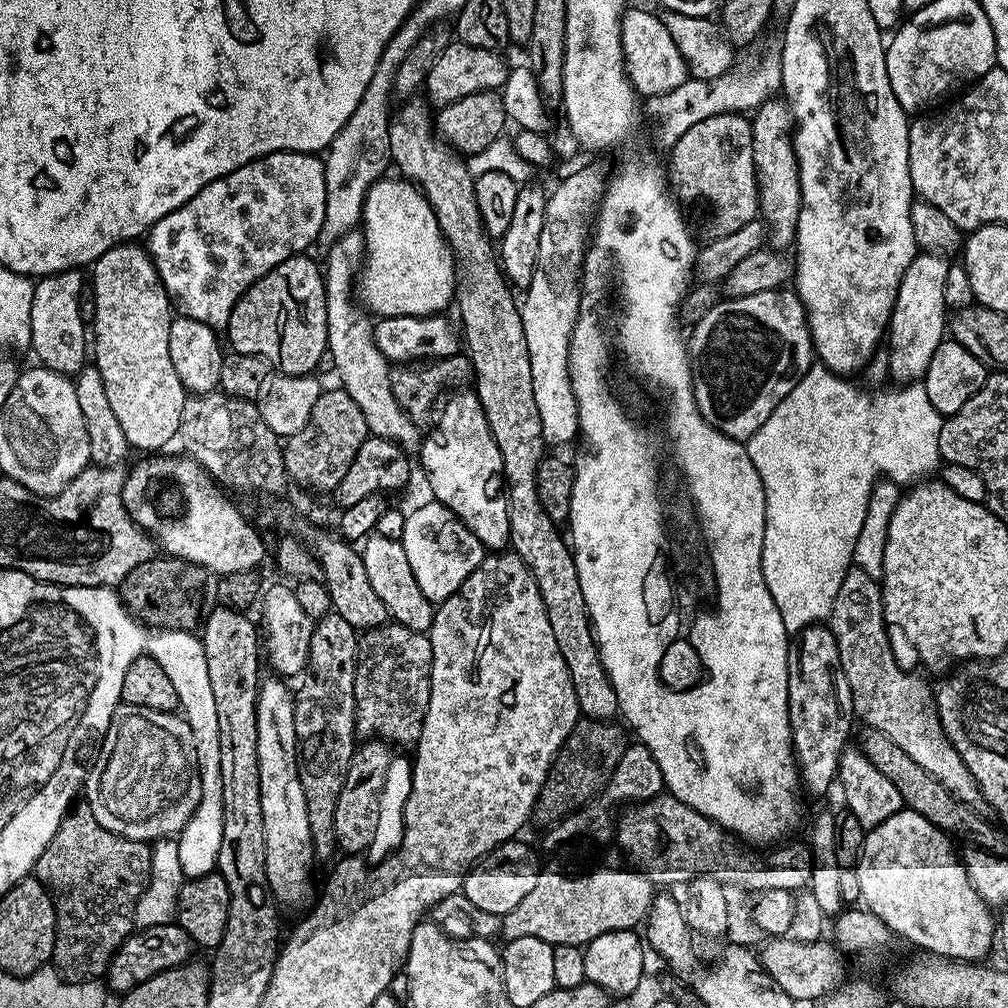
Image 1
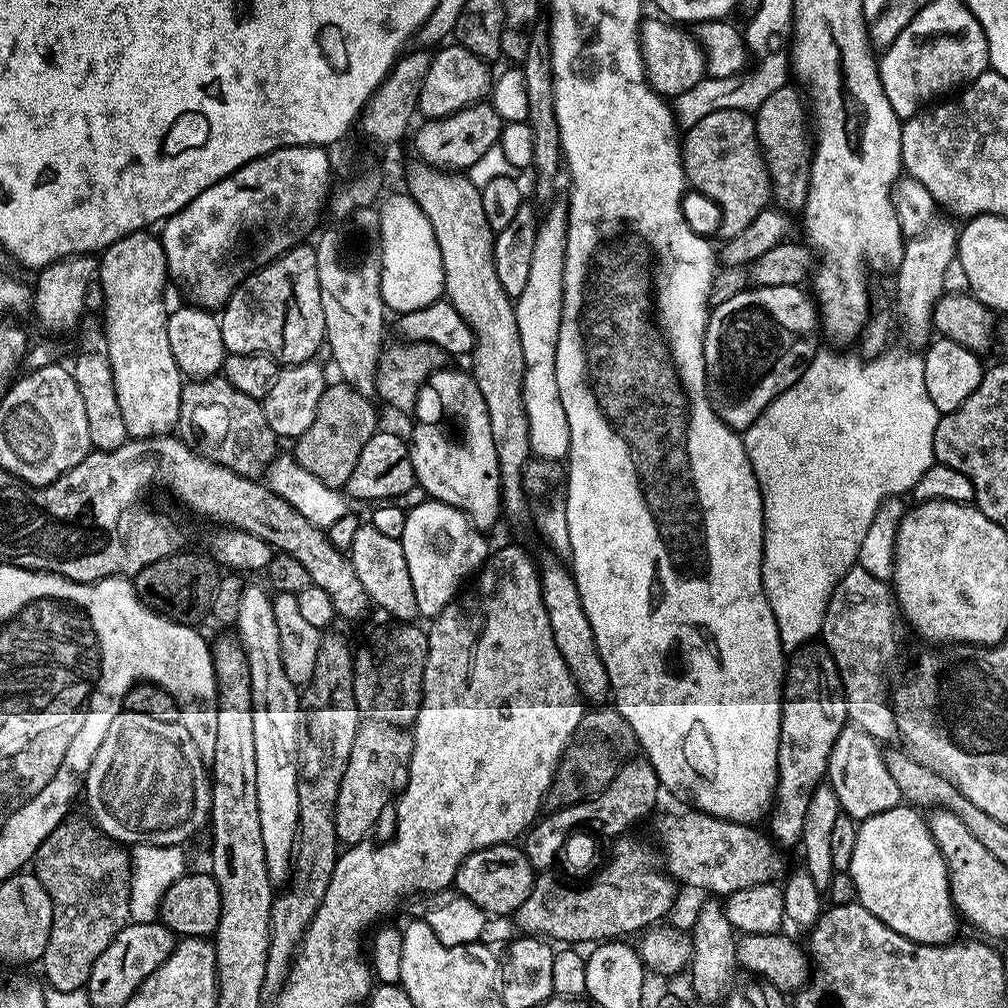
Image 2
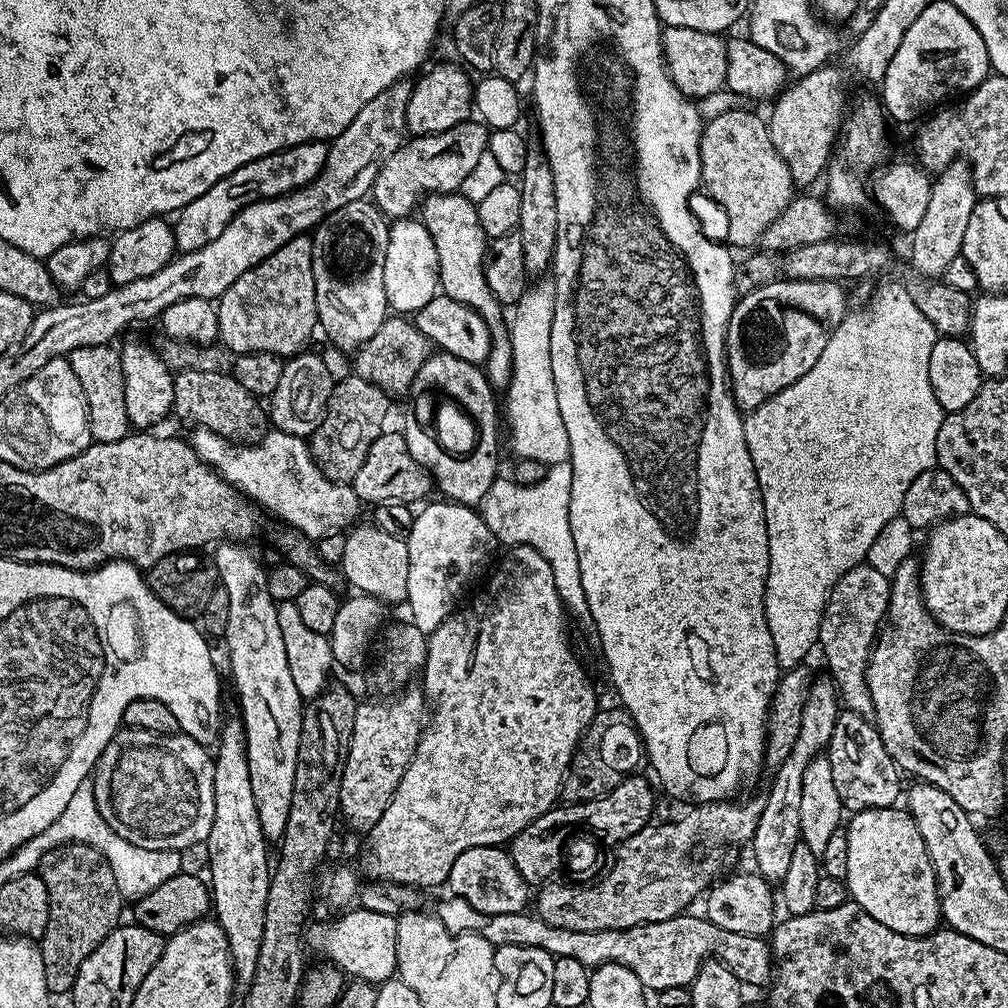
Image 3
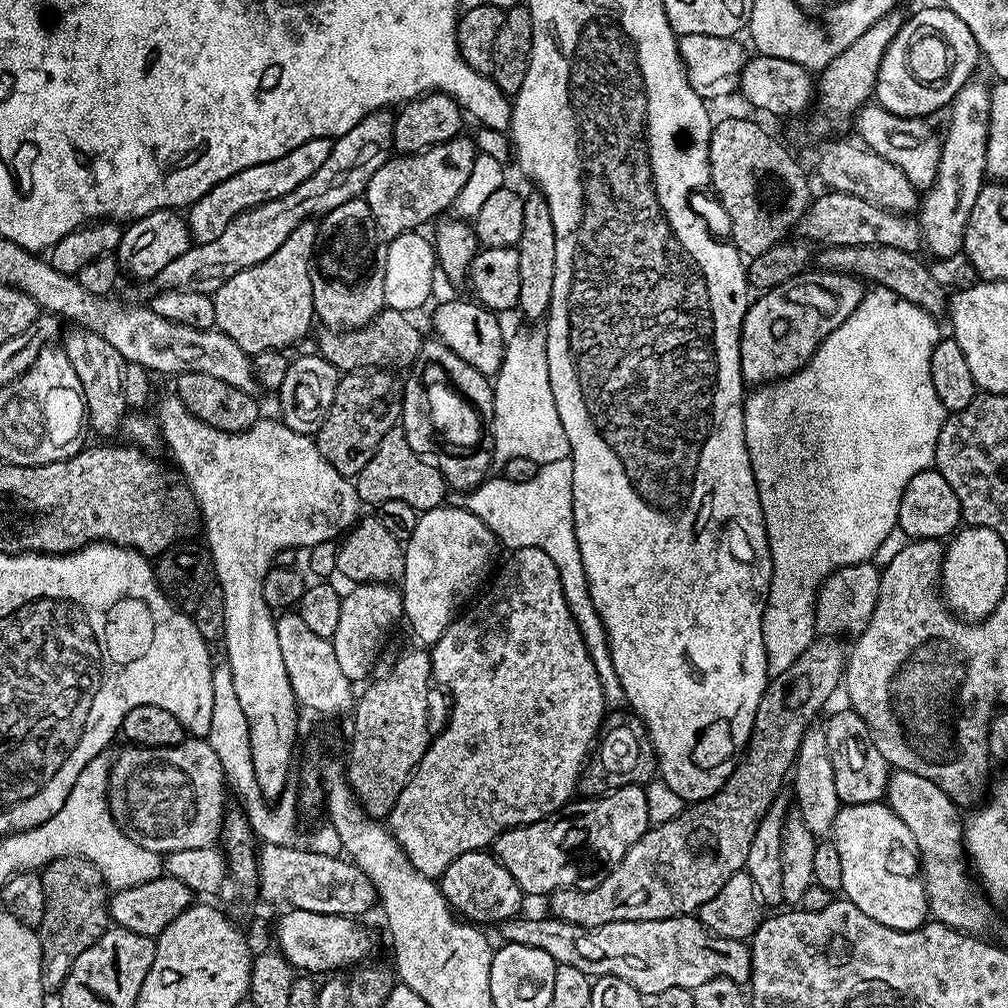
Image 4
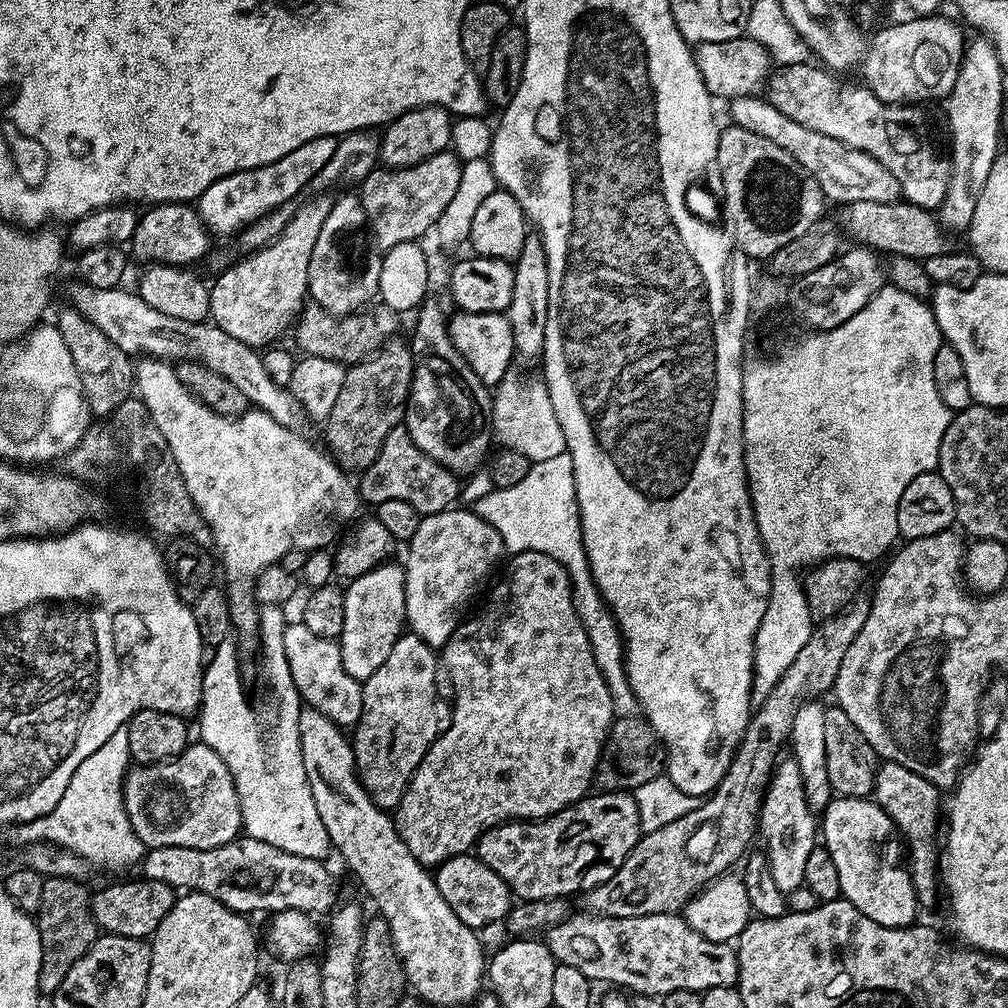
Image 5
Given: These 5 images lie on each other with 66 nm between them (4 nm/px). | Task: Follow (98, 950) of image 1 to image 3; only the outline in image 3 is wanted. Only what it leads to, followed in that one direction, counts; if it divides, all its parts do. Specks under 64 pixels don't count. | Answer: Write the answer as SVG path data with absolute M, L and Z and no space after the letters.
M53 850L40 861L38 875L48 895L48 921L38 943L49 993L71 993L82 962L121 923L122 897L111 878L92 880L88 868L72 868L68 850Z

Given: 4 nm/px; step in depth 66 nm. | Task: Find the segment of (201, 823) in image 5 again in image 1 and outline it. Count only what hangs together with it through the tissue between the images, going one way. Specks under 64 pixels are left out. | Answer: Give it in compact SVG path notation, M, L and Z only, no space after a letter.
M121 702L101 740L104 741L100 744L100 753L92 768L90 764L87 769L82 785L83 795L88 795L91 819L116 836L131 840L155 842L175 837L186 826L190 814L194 814L200 797L196 743L187 720L176 712L159 712L146 706L130 706Z

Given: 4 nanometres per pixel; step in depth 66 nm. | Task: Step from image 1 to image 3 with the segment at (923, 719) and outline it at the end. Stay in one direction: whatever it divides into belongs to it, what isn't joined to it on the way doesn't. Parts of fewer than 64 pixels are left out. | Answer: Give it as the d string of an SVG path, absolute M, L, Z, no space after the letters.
M867 562L859 564L854 566L854 570L846 570L846 574L839 576L820 613L818 648L824 651L824 660L828 663L827 675L836 685L843 707L859 716L873 715L866 670L872 647L888 615L891 589L889 577L878 574L878 570L871 568Z

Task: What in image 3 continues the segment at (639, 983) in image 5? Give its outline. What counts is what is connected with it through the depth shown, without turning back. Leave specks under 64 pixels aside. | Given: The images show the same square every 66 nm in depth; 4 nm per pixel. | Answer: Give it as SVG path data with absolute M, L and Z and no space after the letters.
M528 912L498 914L488 917L482 924L480 936L494 948L502 945L534 946L552 956L570 958L582 962L593 970L601 964L618 963L628 967L638 976L644 990L653 993L667 988L688 988L704 961L715 958L725 964L745 985L767 985L774 975L774 957L767 939L759 936L743 936L714 926L703 915L681 914L663 920L639 924L633 928L618 930L562 930L550 926L545 920Z

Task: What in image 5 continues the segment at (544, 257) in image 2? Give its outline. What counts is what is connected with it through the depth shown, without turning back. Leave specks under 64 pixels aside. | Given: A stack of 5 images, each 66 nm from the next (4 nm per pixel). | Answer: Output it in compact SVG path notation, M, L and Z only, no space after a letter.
M507 374L500 379L492 396L492 431L498 444L500 440L501 449L514 450L532 464L568 451L558 414L554 414L554 406L550 402L548 385L540 378L519 380L514 374Z

